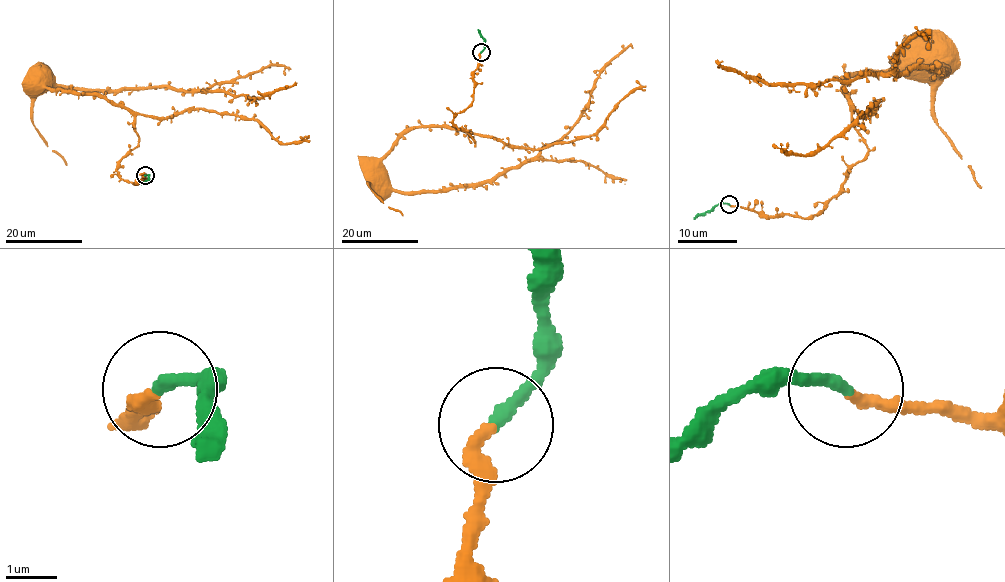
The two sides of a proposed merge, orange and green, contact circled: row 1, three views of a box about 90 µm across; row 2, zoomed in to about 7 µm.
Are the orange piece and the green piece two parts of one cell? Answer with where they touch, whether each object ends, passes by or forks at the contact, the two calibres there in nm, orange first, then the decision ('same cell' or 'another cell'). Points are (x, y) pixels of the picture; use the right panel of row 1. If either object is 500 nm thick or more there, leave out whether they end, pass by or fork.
place (729, 204); orange ends; green ends; calibres 240 and 240 nm; another cell

